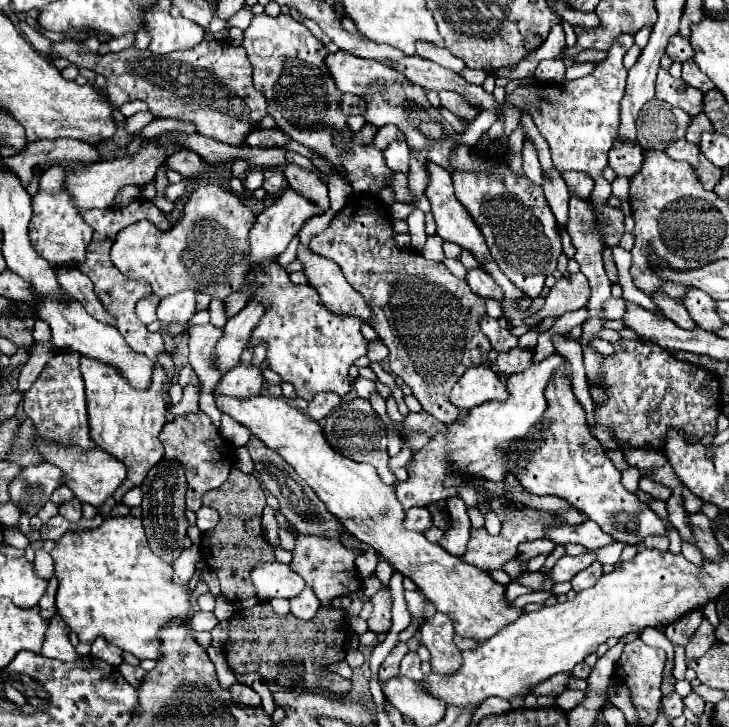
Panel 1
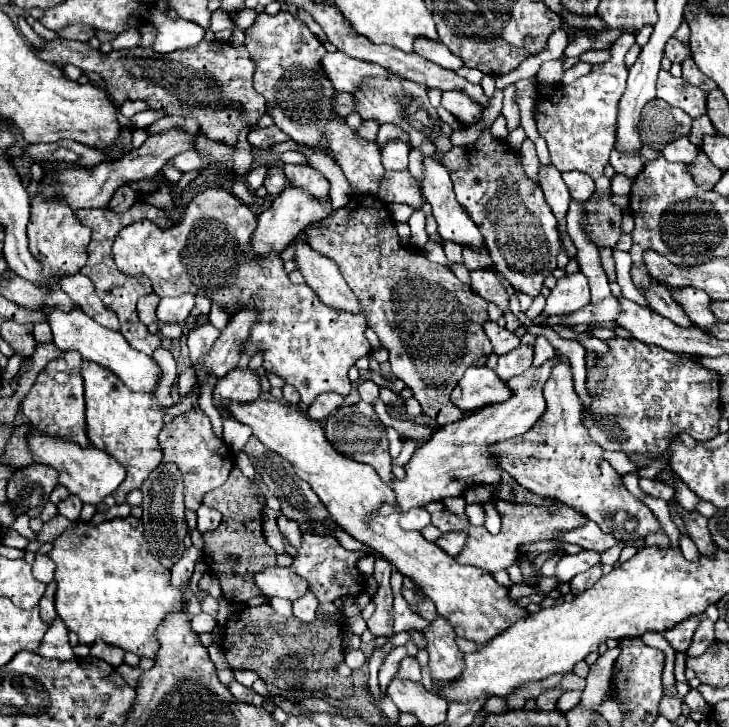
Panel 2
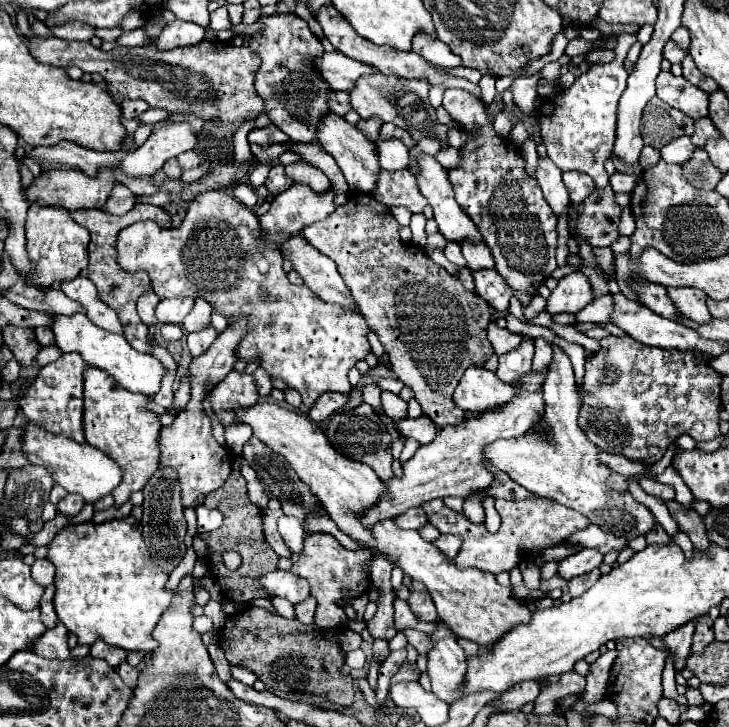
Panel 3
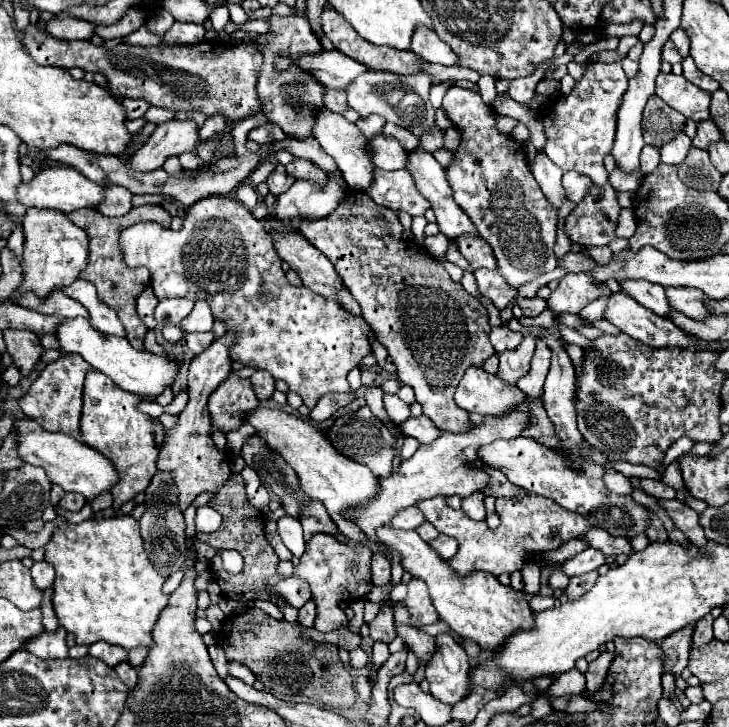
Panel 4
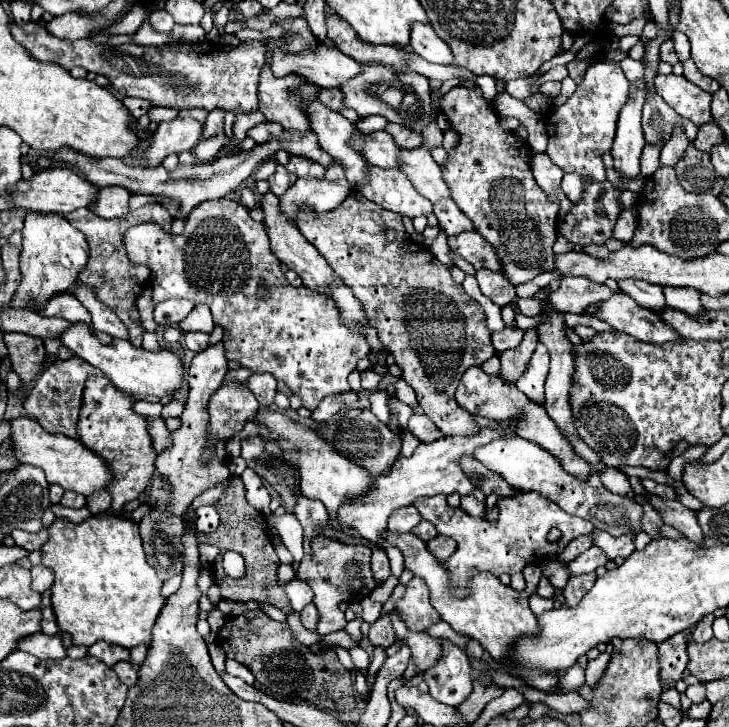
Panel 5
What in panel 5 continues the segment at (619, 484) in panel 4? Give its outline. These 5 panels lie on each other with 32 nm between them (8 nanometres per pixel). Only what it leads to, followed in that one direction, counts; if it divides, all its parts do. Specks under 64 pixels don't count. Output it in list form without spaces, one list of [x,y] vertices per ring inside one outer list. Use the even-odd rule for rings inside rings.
[[[600,466],[600,480],[602,484],[610,490],[610,492],[616,492],[616,494],[622,494],[622,496],[628,496],[628,498],[634,498],[634,492],[630,488],[630,482],[628,482],[628,476],[616,468],[608,468],[608,466]]]

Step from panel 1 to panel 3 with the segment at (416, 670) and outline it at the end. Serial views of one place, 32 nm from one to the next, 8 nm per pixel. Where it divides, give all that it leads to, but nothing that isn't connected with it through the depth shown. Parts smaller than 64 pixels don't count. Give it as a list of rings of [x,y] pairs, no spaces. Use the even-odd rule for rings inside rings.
[[[404,664],[402,670],[392,678],[392,684],[396,684],[396,682],[410,682],[410,680],[418,680],[418,670],[410,668],[408,664]]]

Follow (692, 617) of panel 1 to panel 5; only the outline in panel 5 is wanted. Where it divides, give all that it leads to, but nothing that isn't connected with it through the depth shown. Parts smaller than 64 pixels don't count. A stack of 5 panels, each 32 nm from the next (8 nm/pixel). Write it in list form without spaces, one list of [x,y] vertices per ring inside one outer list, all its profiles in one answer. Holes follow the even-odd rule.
[[[678,632],[676,636],[662,642],[658,646],[658,652],[660,652],[660,680],[662,680],[662,686],[674,688],[674,684],[682,678],[682,674],[686,670],[686,664],[688,664],[684,632]]]

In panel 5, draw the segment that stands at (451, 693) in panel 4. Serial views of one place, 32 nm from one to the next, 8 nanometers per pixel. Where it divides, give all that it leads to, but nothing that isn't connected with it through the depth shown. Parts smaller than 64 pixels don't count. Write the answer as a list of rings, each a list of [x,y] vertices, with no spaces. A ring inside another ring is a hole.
[[[442,640],[444,652],[434,668],[424,676],[430,686],[430,696],[448,704],[460,706],[472,692],[472,666],[466,654],[448,640]]]

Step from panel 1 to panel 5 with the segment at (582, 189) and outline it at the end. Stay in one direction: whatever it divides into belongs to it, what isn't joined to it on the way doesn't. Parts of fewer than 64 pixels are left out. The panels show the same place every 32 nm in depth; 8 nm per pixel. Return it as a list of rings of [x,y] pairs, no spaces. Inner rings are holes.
[[[566,173],[562,178],[562,190],[570,202],[578,202],[582,196],[582,178],[576,173]]]

